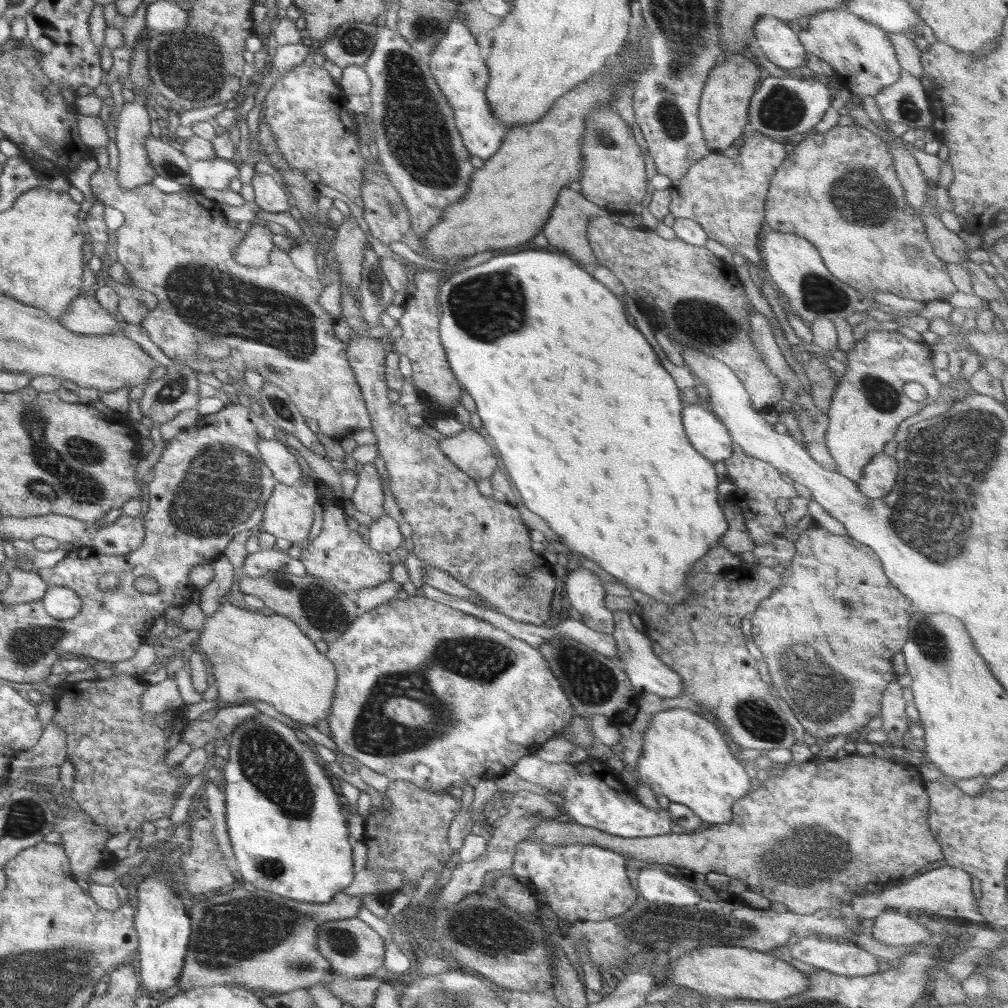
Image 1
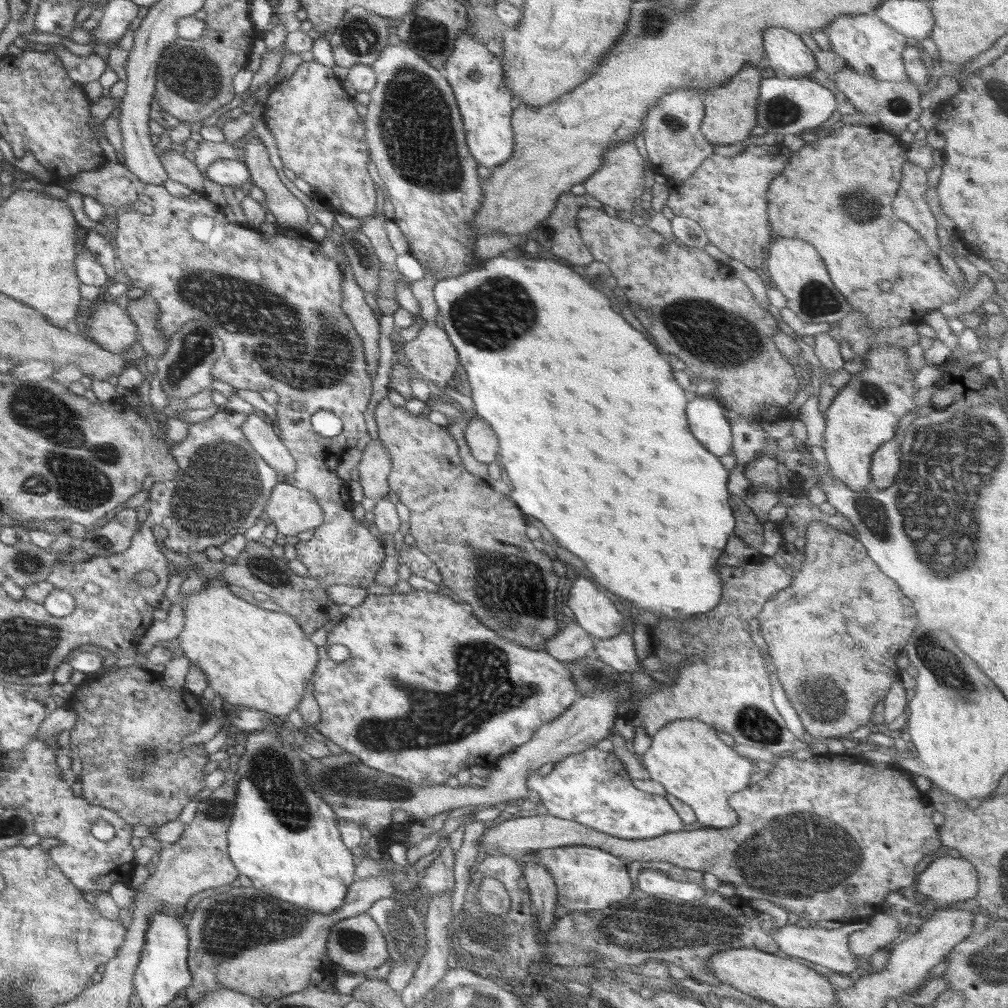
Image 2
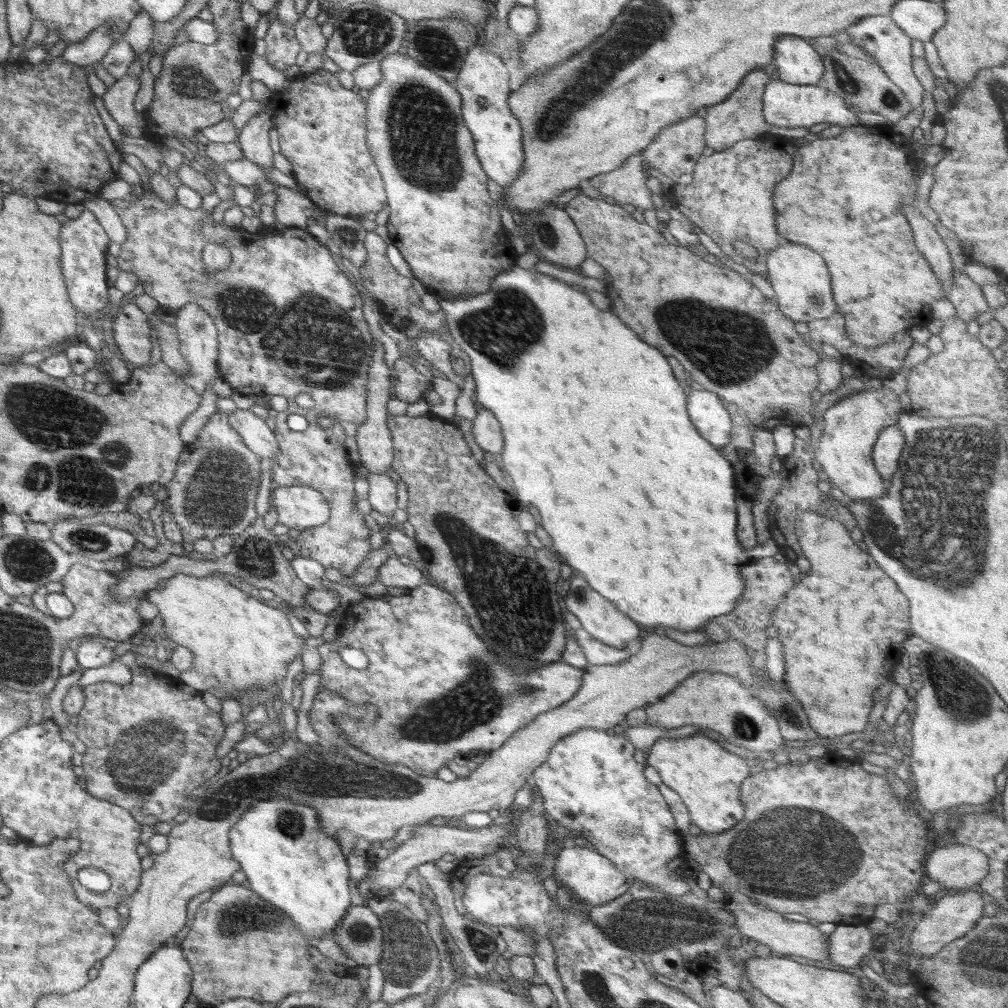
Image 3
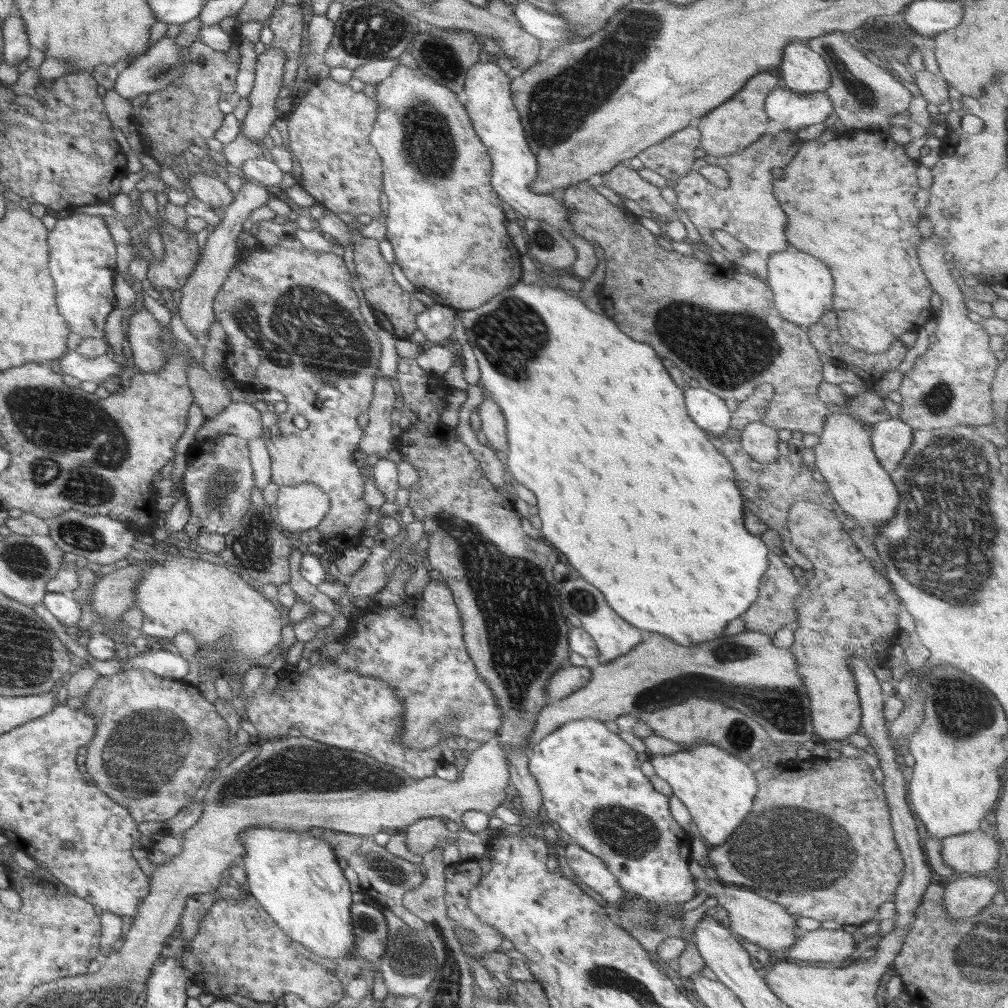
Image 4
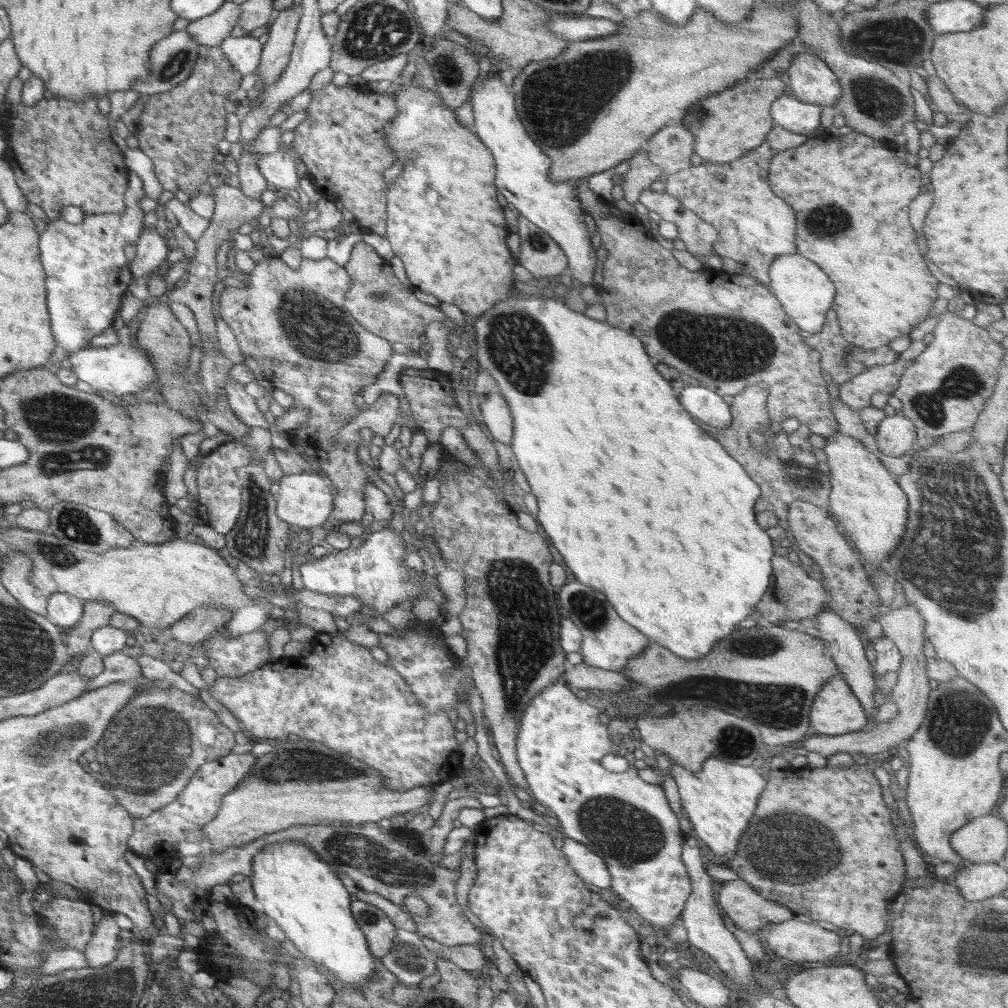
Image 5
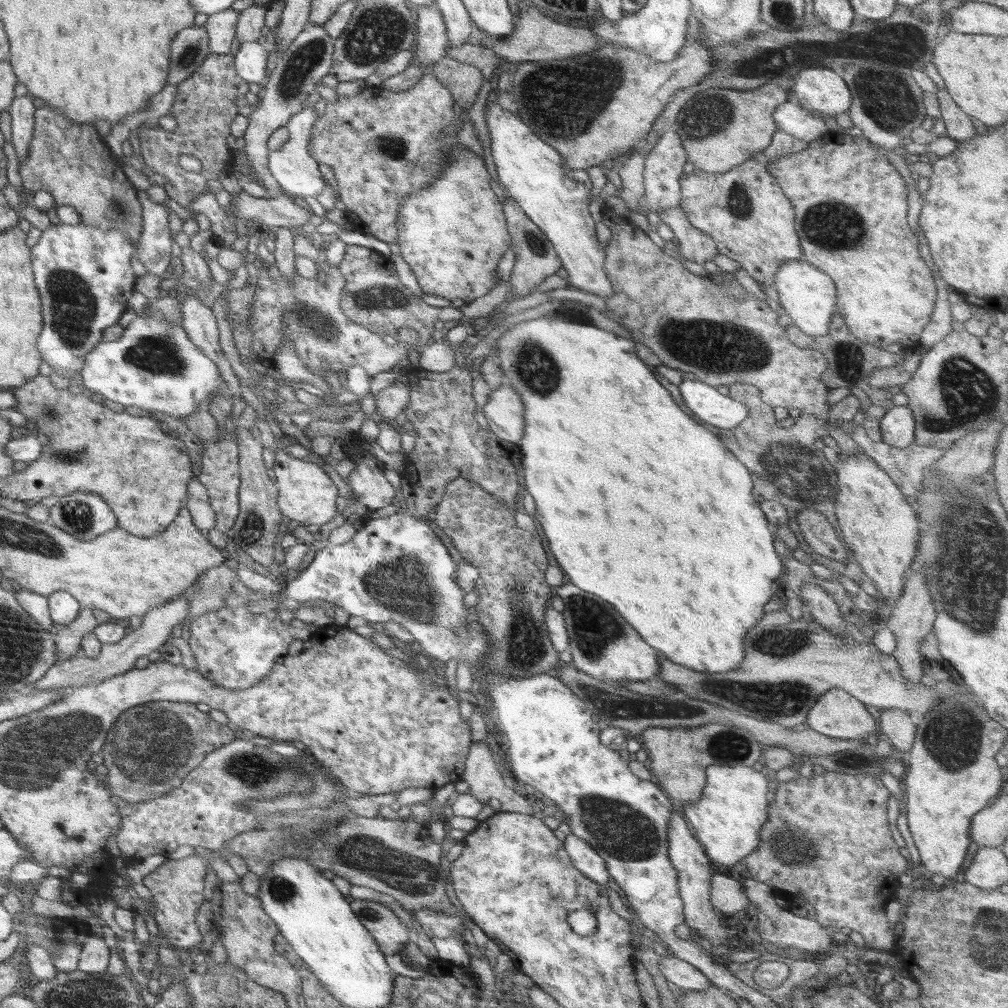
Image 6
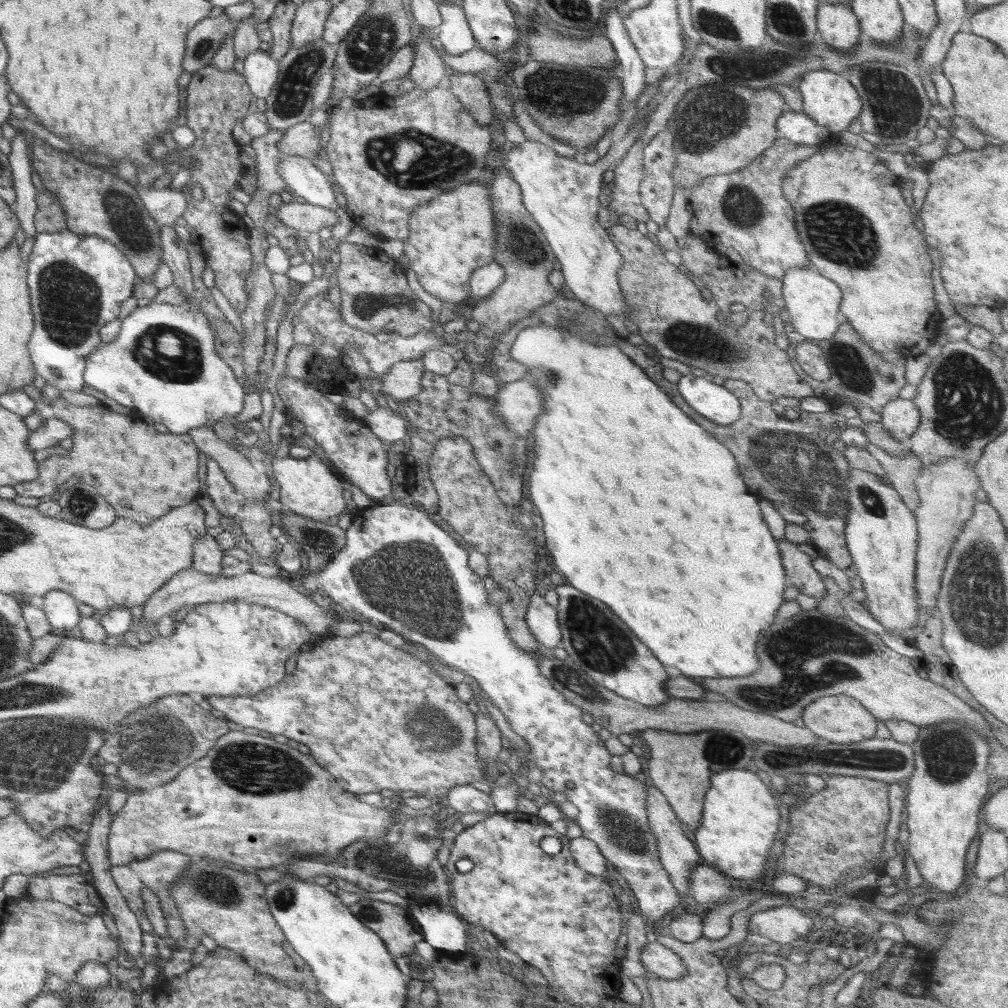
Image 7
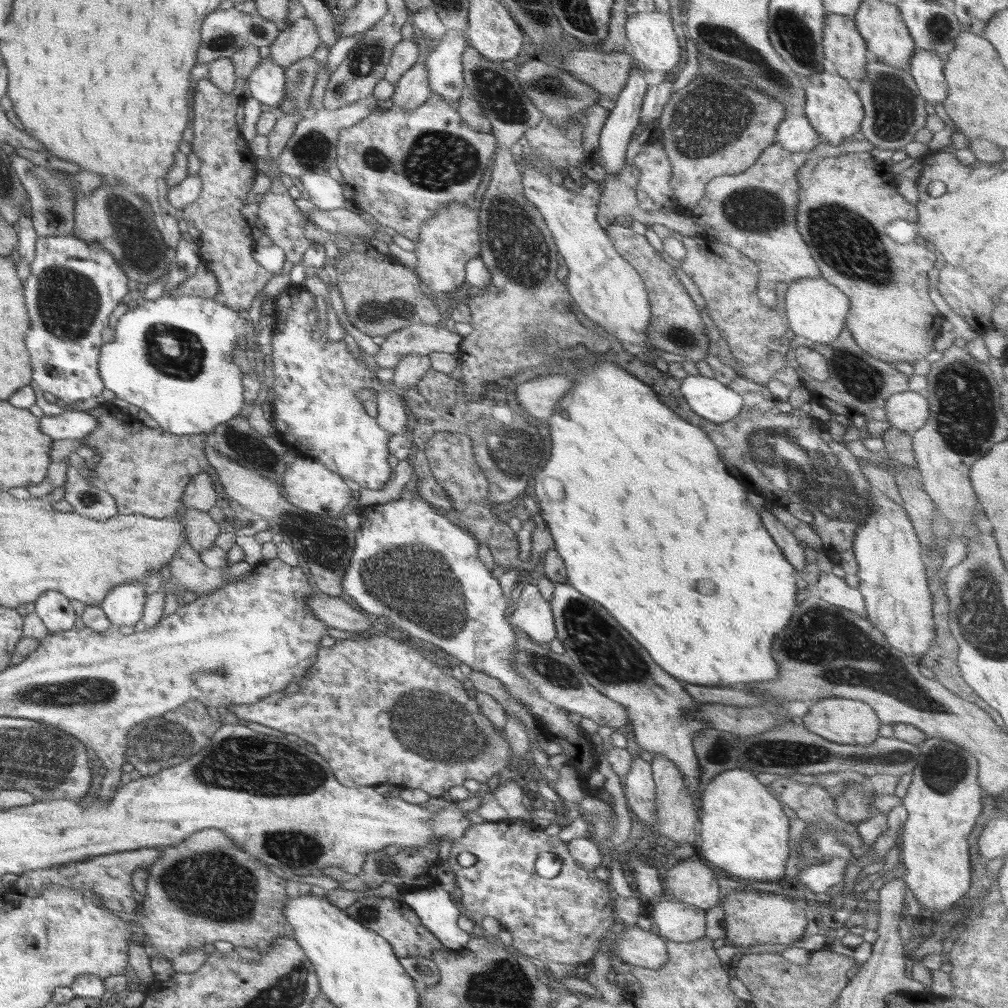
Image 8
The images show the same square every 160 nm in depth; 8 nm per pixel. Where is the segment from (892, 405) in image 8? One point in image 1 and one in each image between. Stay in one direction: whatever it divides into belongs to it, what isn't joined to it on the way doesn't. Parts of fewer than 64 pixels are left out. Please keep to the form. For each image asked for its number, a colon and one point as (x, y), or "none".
1: (879, 477)
2: (886, 461)
3: (887, 450)
4: (890, 440)
5: (896, 435)
6: (897, 426)
7: (900, 417)

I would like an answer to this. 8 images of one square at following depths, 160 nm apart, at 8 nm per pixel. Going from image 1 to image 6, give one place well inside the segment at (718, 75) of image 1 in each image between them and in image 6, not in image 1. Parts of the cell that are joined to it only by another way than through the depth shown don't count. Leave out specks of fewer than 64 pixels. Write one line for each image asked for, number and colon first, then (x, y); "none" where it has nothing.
2: (730, 110)
3: (739, 117)
4: (741, 120)
5: (726, 125)
6: (719, 128)

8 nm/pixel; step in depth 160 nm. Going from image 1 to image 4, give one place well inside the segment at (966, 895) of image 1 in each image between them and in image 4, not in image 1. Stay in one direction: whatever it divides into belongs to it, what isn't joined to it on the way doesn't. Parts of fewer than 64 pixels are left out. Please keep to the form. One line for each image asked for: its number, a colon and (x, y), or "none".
2: (951, 880)
3: (955, 866)
4: (975, 853)

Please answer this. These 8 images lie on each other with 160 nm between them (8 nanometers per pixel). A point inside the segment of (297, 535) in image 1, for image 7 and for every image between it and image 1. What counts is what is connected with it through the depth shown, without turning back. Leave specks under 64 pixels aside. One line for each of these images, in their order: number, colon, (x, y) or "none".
2: (291, 510)
3: (301, 507)
4: (301, 507)
5: (305, 500)
6: (307, 495)
7: (307, 487)

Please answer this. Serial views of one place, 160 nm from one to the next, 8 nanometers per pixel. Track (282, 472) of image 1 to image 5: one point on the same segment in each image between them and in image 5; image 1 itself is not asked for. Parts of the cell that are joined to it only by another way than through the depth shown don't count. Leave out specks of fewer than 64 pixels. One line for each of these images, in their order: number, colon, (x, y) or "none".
2: (261, 437)
3: (257, 437)
4: (242, 419)
5: (244, 407)

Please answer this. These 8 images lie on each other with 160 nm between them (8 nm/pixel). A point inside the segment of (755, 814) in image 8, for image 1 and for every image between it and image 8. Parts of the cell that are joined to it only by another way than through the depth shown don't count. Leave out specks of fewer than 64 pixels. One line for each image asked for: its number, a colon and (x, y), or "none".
1: (686, 758)
2: (686, 756)
3: (708, 777)
4: (718, 790)
5: (719, 799)
6: (727, 818)
7: (738, 825)

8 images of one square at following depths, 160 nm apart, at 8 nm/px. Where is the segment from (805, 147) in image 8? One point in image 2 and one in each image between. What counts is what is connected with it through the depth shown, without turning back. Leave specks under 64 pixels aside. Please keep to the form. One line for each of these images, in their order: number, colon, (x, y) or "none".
2: (785, 105)
3: (786, 105)
4: (794, 111)
5: (794, 115)
6: (791, 118)
7: (798, 127)

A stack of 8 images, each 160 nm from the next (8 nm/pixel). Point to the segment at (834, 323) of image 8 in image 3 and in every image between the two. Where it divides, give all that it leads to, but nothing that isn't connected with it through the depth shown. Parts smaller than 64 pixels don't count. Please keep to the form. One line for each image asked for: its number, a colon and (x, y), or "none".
3: (798, 275)
4: (802, 286)
5: (804, 291)
6: (808, 295)
7: (813, 302)

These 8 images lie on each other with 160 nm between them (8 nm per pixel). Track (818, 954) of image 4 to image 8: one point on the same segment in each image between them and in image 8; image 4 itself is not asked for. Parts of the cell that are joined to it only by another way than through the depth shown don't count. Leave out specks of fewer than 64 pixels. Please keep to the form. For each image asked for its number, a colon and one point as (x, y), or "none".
5: (802, 942)
6: (780, 926)
7: (783, 923)
8: (751, 918)

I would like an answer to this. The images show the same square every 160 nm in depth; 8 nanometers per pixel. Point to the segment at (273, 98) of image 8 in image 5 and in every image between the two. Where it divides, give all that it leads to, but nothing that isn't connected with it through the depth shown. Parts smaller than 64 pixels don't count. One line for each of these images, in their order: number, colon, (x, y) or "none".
5: (244, 53)
6: (250, 61)
7: (261, 71)

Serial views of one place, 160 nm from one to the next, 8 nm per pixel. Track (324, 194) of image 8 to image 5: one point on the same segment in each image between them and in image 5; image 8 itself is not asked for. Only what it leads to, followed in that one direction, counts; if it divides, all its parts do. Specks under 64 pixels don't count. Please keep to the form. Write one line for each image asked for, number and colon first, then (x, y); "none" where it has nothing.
5: (279, 168)
6: (297, 173)
7: (305, 181)

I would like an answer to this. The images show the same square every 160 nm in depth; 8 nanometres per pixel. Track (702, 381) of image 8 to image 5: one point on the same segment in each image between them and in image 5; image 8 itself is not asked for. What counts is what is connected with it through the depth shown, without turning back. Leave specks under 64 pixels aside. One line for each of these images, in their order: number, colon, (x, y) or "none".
5: (591, 412)
6: (705, 401)
7: (714, 401)

